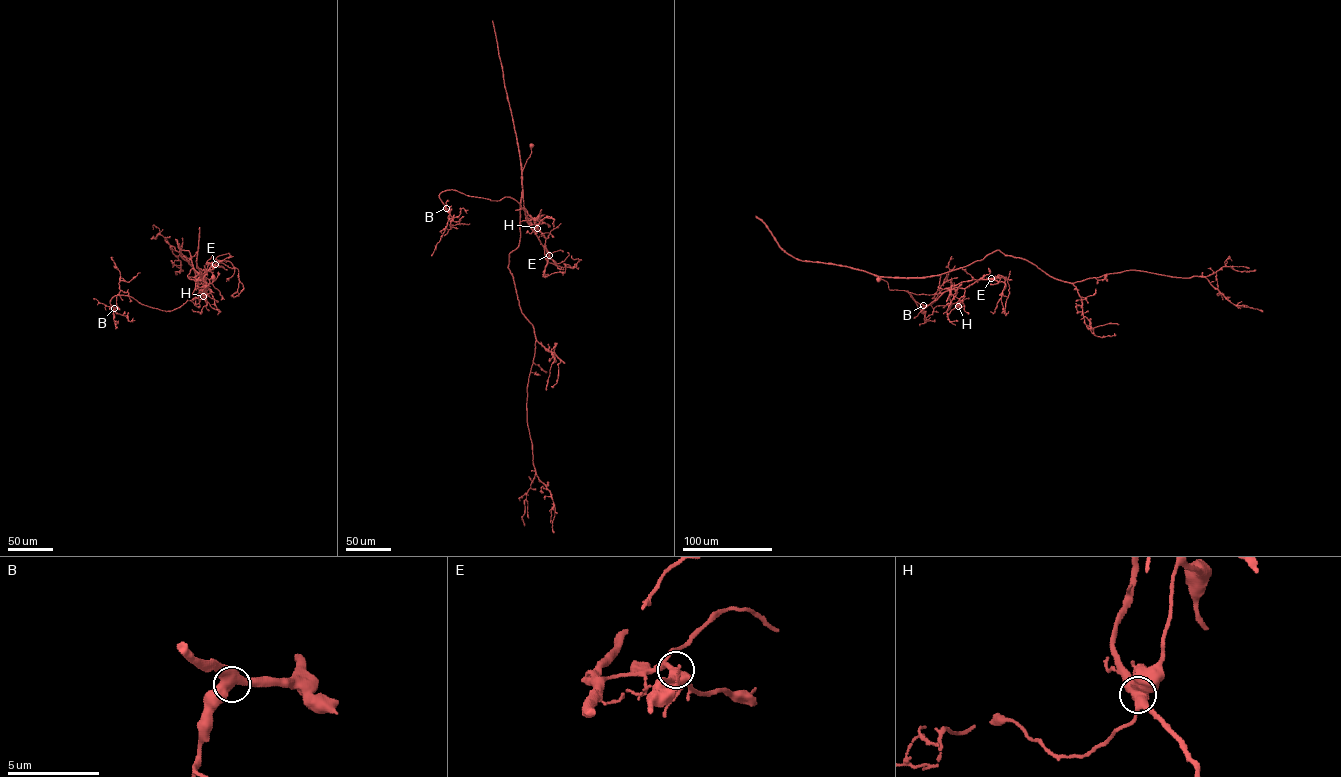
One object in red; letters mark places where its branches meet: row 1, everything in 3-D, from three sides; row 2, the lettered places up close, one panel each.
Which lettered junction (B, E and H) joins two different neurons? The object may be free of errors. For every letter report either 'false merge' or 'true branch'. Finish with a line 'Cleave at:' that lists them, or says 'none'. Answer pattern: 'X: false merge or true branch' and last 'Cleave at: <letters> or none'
B: true branch
E: true branch
H: false merge
Cleave at: H

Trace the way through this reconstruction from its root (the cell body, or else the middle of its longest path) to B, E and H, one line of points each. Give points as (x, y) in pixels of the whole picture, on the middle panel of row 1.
B: (531, 145), (522, 173), (525, 213), (510, 197), (491, 201), (452, 189), (439, 195), (446, 208)
E: (531, 145), (522, 171), (523, 205), (527, 222), (549, 255)
H: (531, 145), (522, 171), (523, 199), (527, 222), (535, 233), (537, 227)

